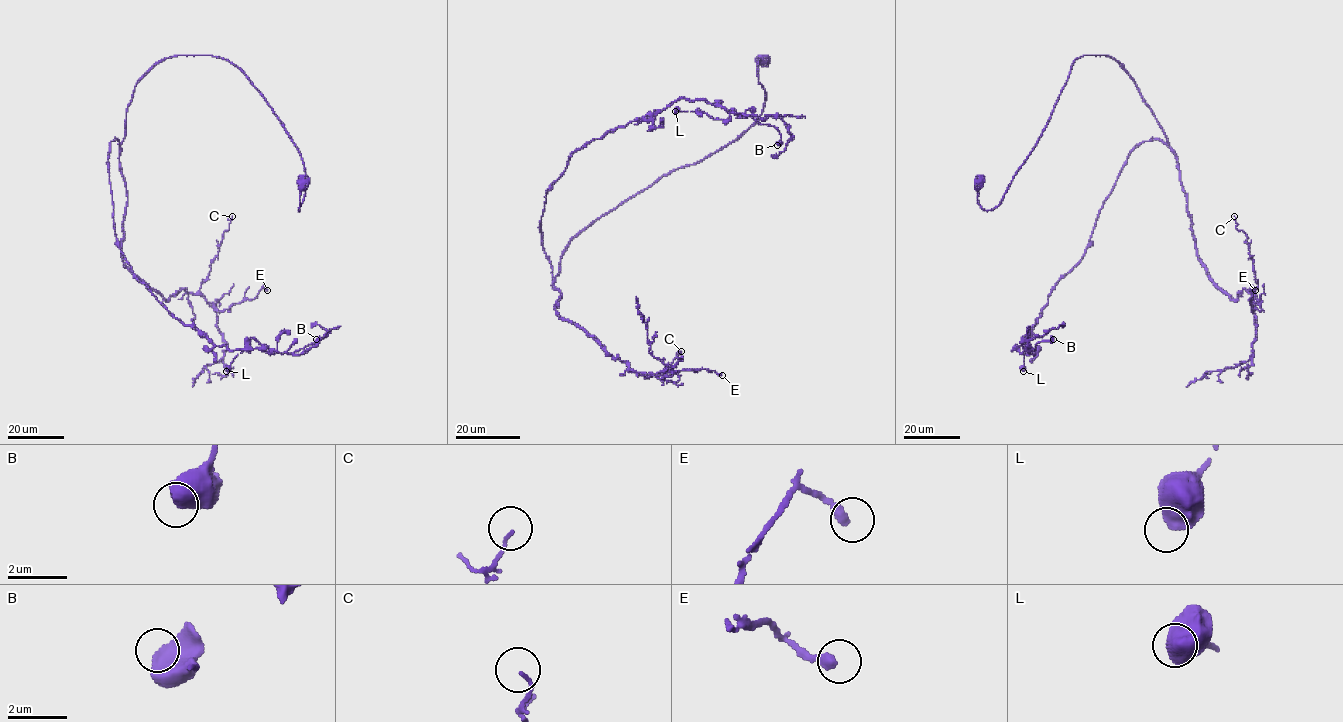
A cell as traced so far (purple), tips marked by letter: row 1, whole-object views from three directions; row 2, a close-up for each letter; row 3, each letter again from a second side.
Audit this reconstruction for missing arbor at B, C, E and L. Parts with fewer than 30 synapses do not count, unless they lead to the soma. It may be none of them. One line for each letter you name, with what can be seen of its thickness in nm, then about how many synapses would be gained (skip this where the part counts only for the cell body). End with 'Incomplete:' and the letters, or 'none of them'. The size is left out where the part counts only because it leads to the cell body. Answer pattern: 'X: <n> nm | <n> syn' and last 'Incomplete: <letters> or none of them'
Incomplete: none of them

